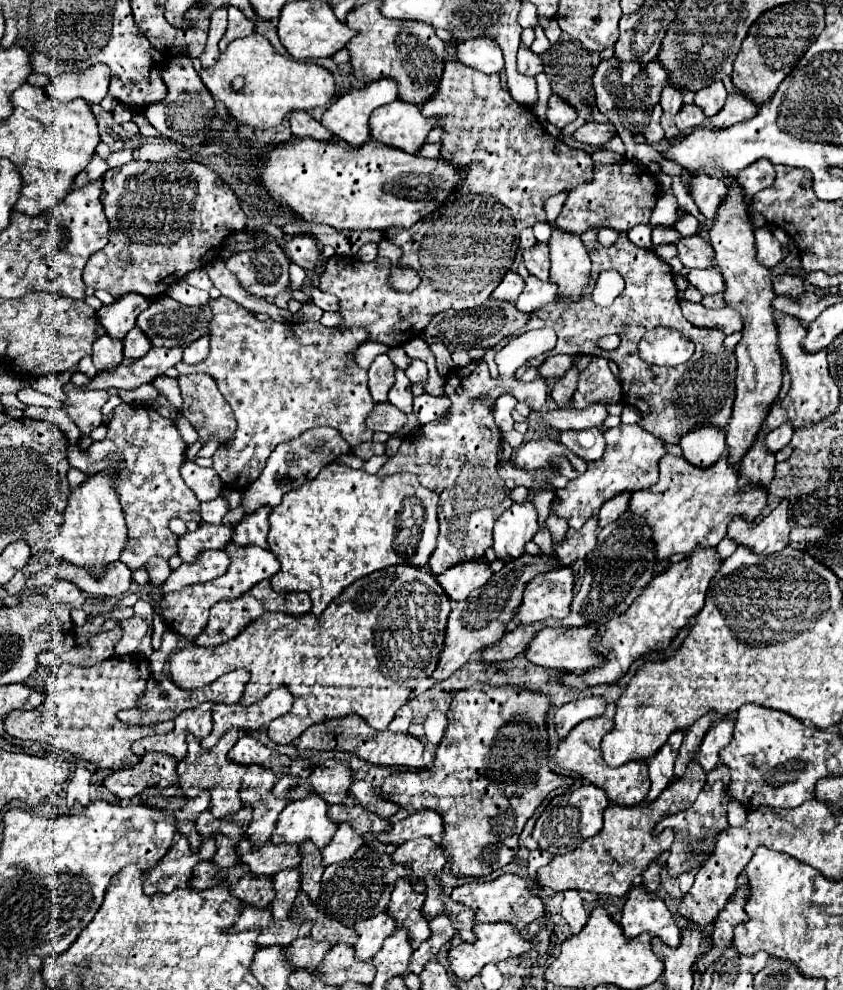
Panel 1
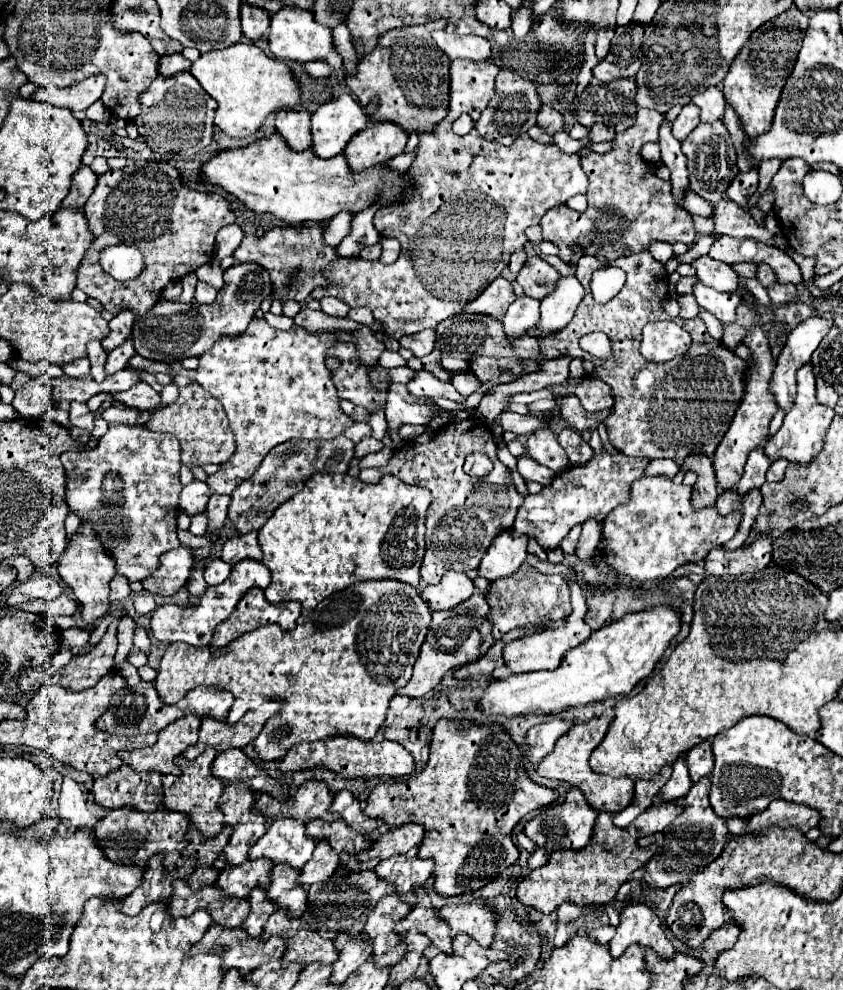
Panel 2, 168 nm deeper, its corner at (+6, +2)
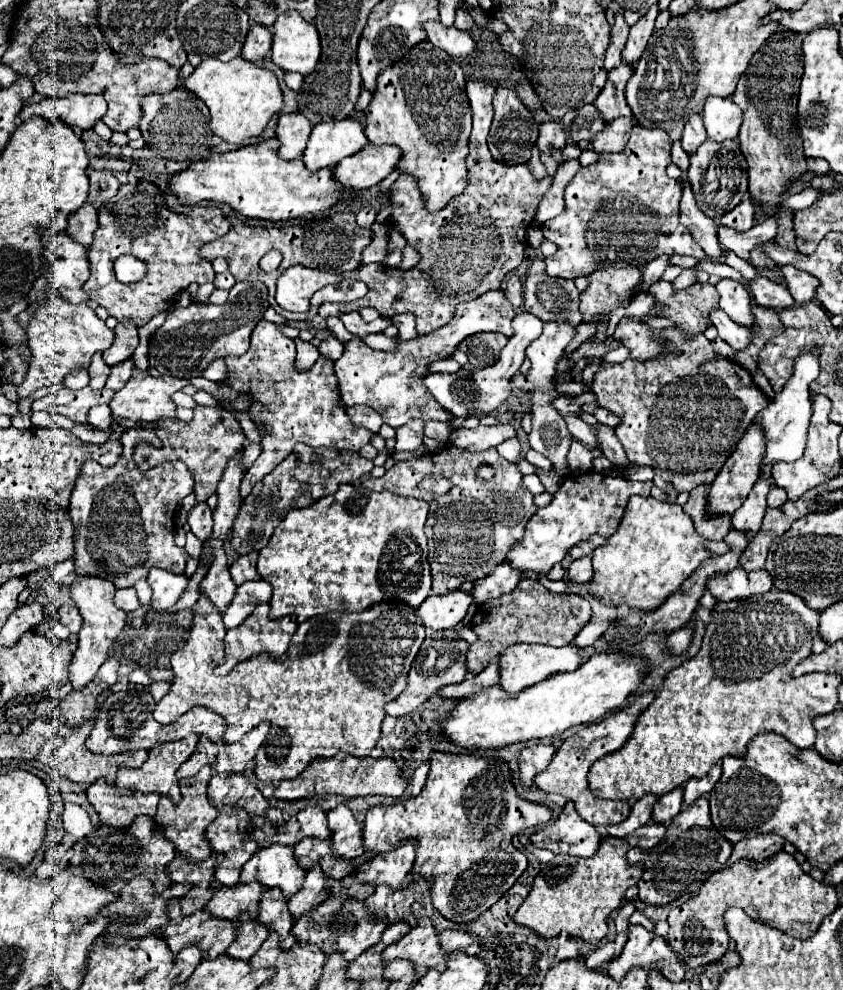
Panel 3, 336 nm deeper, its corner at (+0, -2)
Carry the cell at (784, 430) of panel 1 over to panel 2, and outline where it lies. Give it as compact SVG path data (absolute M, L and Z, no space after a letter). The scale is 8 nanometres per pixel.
M761 446L757 450L753 450L749 454L749 458L747 458L743 476L741 476L739 484L737 484L737 492L747 494L751 488L761 488L763 482L765 482L765 472L767 472L769 464L771 464L771 460L765 456Z

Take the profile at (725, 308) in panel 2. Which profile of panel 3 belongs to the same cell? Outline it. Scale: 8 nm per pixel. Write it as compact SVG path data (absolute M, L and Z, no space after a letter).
M715 310L711 312L711 322L713 326L719 330L719 338L725 340L733 350L741 350L749 346L751 340L751 332L747 332L747 328L735 324L723 310Z

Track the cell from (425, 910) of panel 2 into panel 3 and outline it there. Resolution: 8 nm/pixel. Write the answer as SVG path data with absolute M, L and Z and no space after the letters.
M419 918L417 926L411 928L411 932L407 936L403 936L399 940L399 944L389 946L383 954L381 960L387 964L391 960L403 958L403 960L411 960L415 966L425 966L425 968L433 968L437 972L443 972L445 966L445 952L439 946L439 934L435 932L431 920Z

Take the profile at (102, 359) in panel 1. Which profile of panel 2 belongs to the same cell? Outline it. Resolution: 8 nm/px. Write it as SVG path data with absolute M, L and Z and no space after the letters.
M93 340L87 344L87 352L89 352L89 362L91 362L91 376L97 382L105 380L105 360L107 360L107 352L101 346L101 340Z

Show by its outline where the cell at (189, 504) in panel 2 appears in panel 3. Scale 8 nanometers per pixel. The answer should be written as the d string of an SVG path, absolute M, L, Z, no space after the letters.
M197 504L191 512L189 512L189 528L191 532L207 542L211 538L211 528L213 528L213 512L207 504Z

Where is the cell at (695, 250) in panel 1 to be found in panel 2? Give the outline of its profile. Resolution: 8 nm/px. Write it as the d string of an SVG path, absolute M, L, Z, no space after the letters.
M701 256L691 262L691 266L697 270L697 278L703 284L709 284L711 288L719 292L735 292L739 288L739 276L737 272L719 260L713 260L711 256Z

